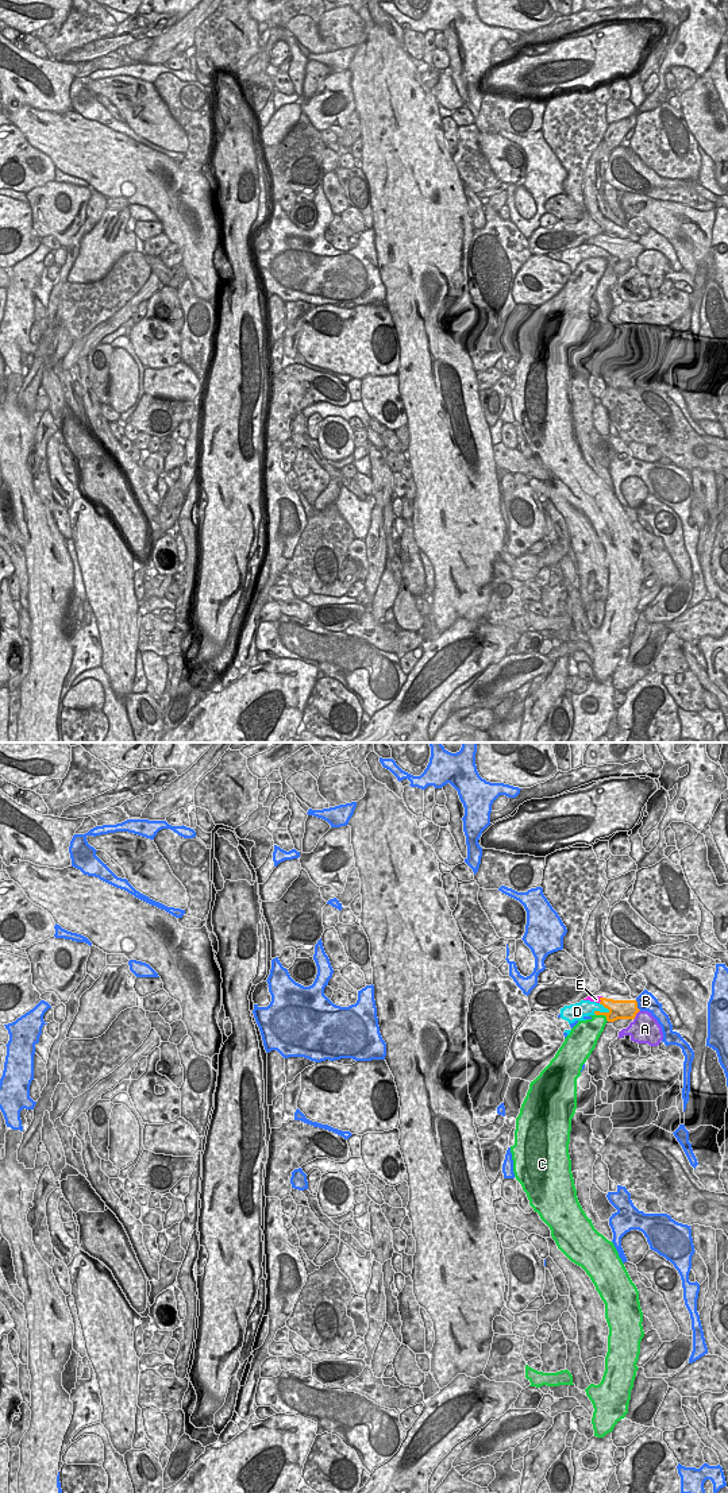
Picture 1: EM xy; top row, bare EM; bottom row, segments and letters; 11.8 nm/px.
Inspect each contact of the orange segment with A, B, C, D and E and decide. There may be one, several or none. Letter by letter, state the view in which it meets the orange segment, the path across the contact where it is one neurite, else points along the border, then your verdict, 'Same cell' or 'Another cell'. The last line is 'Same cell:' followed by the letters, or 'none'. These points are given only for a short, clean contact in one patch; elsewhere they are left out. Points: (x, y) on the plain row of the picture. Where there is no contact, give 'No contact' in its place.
A: Touches orange in xy. Another cell
B: Touches orange in xy. Another cell
C: Touches orange in xy. Boundary: xy (596, 258), (603, 258), (608, 265). Another cell
D: Touches orange in xy. Another cell
E: Touches orange in xy. Same cell
Same cell: E

